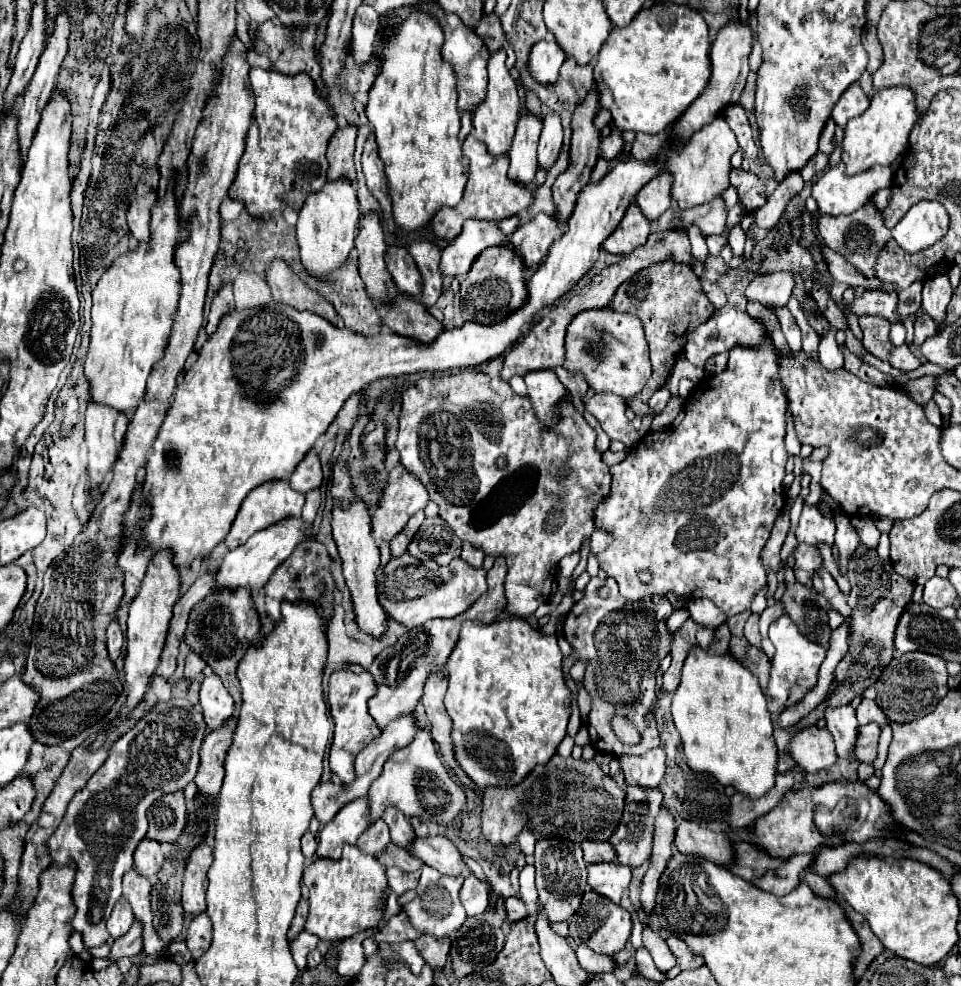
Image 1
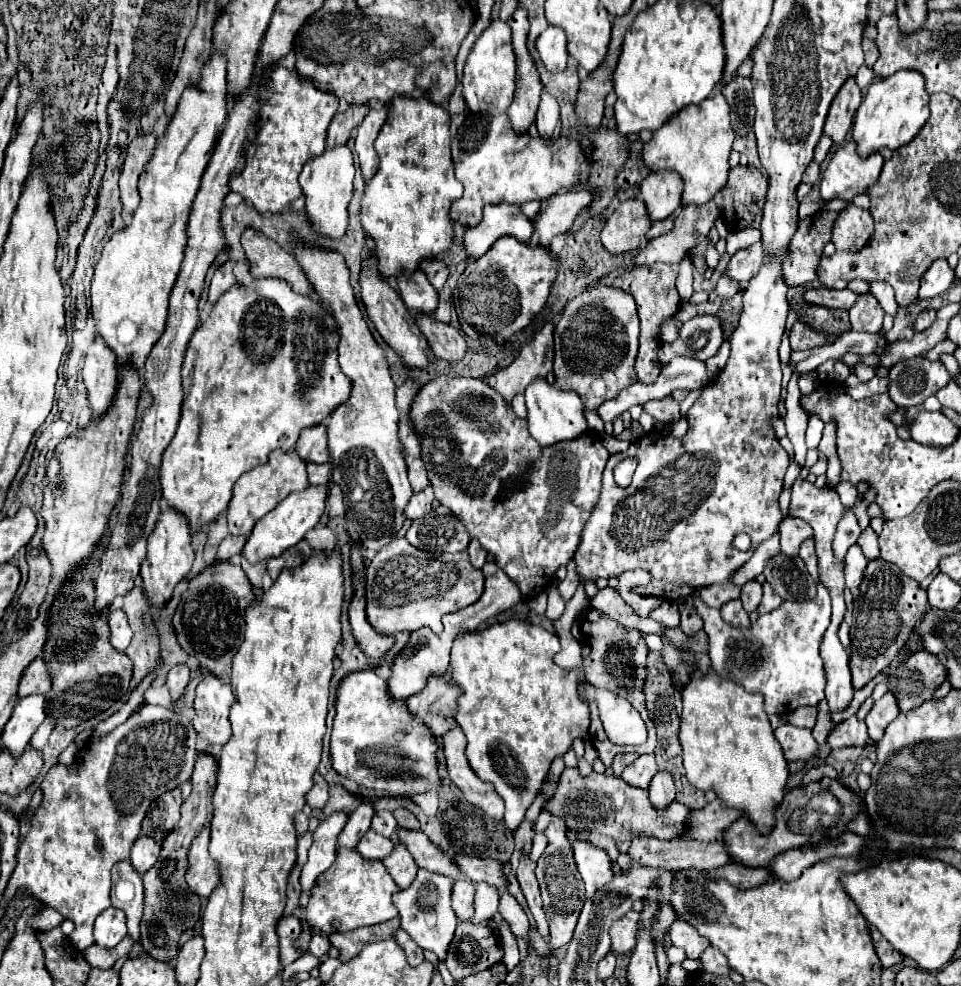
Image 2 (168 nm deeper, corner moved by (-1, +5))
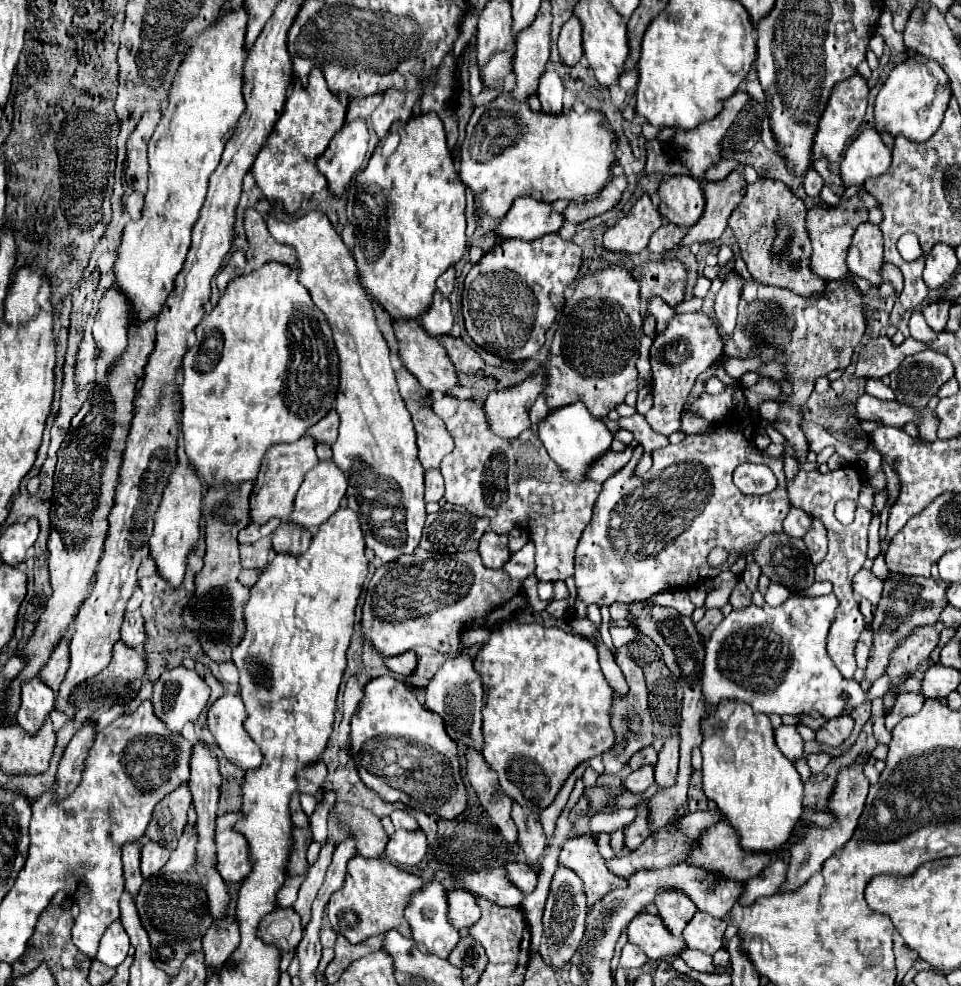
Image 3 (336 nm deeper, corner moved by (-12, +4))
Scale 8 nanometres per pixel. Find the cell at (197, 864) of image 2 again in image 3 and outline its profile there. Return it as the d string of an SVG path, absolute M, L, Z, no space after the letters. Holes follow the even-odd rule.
M240 812L216 818L216 870L228 886L238 884L244 874L250 872L246 840L242 834L234 834L234 822L238 822L238 818Z

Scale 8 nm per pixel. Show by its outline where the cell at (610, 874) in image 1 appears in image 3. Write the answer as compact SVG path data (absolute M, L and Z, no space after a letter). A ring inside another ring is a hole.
M578 836L578 838L572 838L562 846L560 864L572 868L582 878L590 910L590 906L598 902L602 894L618 886L626 886L626 880L608 870L606 860L600 856L598 844L592 836Z

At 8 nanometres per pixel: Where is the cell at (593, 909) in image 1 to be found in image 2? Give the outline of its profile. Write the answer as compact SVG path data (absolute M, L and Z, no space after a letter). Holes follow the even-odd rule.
M629 911L627 917L611 925L611 941L613 941L611 949L615 953L631 953L635 949L637 931L639 931L639 913Z

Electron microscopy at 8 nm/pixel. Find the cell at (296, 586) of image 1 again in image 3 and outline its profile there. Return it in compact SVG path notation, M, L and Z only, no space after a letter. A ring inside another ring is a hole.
M282 522L272 534L272 548L276 554L300 556L306 552L306 546L310 546L310 542L310 530L294 530L294 526L286 526L286 522Z

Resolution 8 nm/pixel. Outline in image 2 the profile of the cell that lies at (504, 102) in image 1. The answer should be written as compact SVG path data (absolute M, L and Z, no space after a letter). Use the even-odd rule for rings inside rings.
M493 19L489 27L479 35L465 61L465 73L461 83L463 97L471 111L497 107L501 113L505 113L509 109L515 91L515 53L511 47L511 27L505 21Z

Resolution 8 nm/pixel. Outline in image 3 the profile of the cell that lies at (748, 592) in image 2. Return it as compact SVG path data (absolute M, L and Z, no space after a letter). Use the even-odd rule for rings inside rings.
M754 562L754 564L746 566L746 570L744 570L744 574L742 574L742 580L744 580L744 584L748 586L750 592L756 592L756 590L758 590L758 576L760 576L758 564ZM746 570L748 570L748 572L746 572Z

